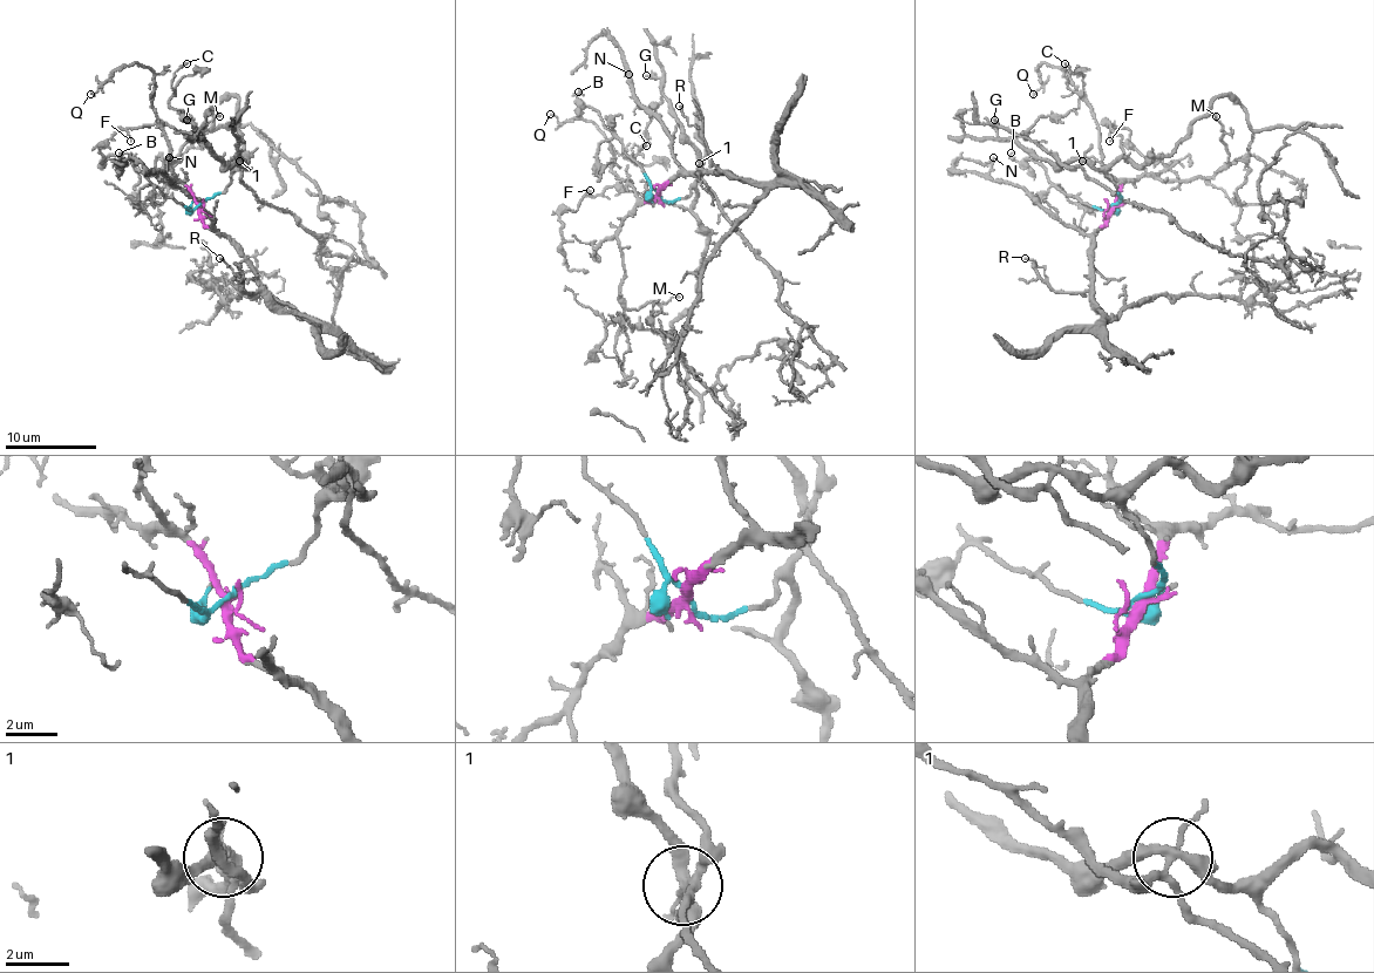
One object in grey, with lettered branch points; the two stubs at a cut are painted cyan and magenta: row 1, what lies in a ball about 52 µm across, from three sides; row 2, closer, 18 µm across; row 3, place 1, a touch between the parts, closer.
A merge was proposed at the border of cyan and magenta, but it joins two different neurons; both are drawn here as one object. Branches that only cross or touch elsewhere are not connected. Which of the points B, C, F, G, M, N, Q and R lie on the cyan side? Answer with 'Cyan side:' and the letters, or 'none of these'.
Cyan side: B, C, F, G

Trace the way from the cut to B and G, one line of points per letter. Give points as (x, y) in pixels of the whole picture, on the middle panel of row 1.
B: (659, 195), (596, 110), (577, 97), (579, 93)
G: (659, 195), (667, 202), (686, 197), (696, 183), (699, 165), (696, 149), (662, 93), (662, 81), (645, 74)

